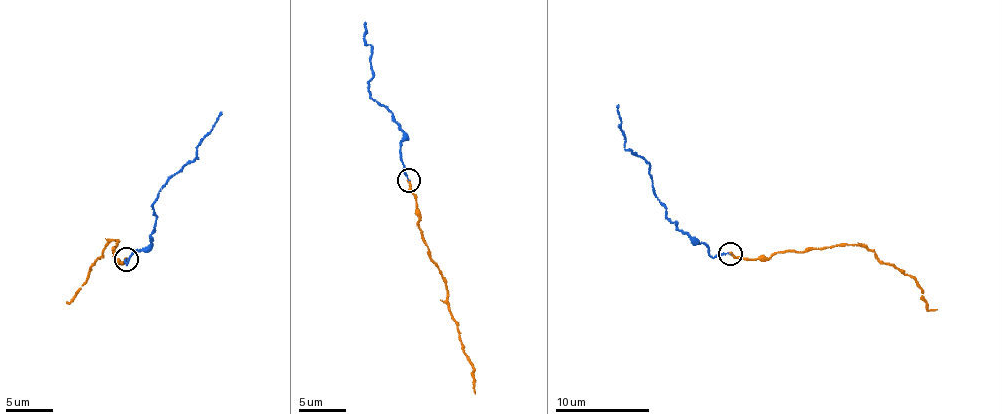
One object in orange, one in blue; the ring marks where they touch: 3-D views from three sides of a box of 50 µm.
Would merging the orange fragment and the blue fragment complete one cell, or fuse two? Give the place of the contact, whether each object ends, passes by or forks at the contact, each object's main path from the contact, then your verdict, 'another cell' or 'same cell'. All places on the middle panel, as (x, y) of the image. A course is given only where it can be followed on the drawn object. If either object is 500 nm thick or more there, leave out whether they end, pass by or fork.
place (409, 180); orange ends; blue ends; course orange (409, 179), (429, 258), (445, 283), (448, 304), (475, 369), (475, 394); course blue (409, 179), (402, 163), (401, 126), (370, 97), (368, 88), (374, 75), (369, 45), (363, 41), (365, 24); same cell

